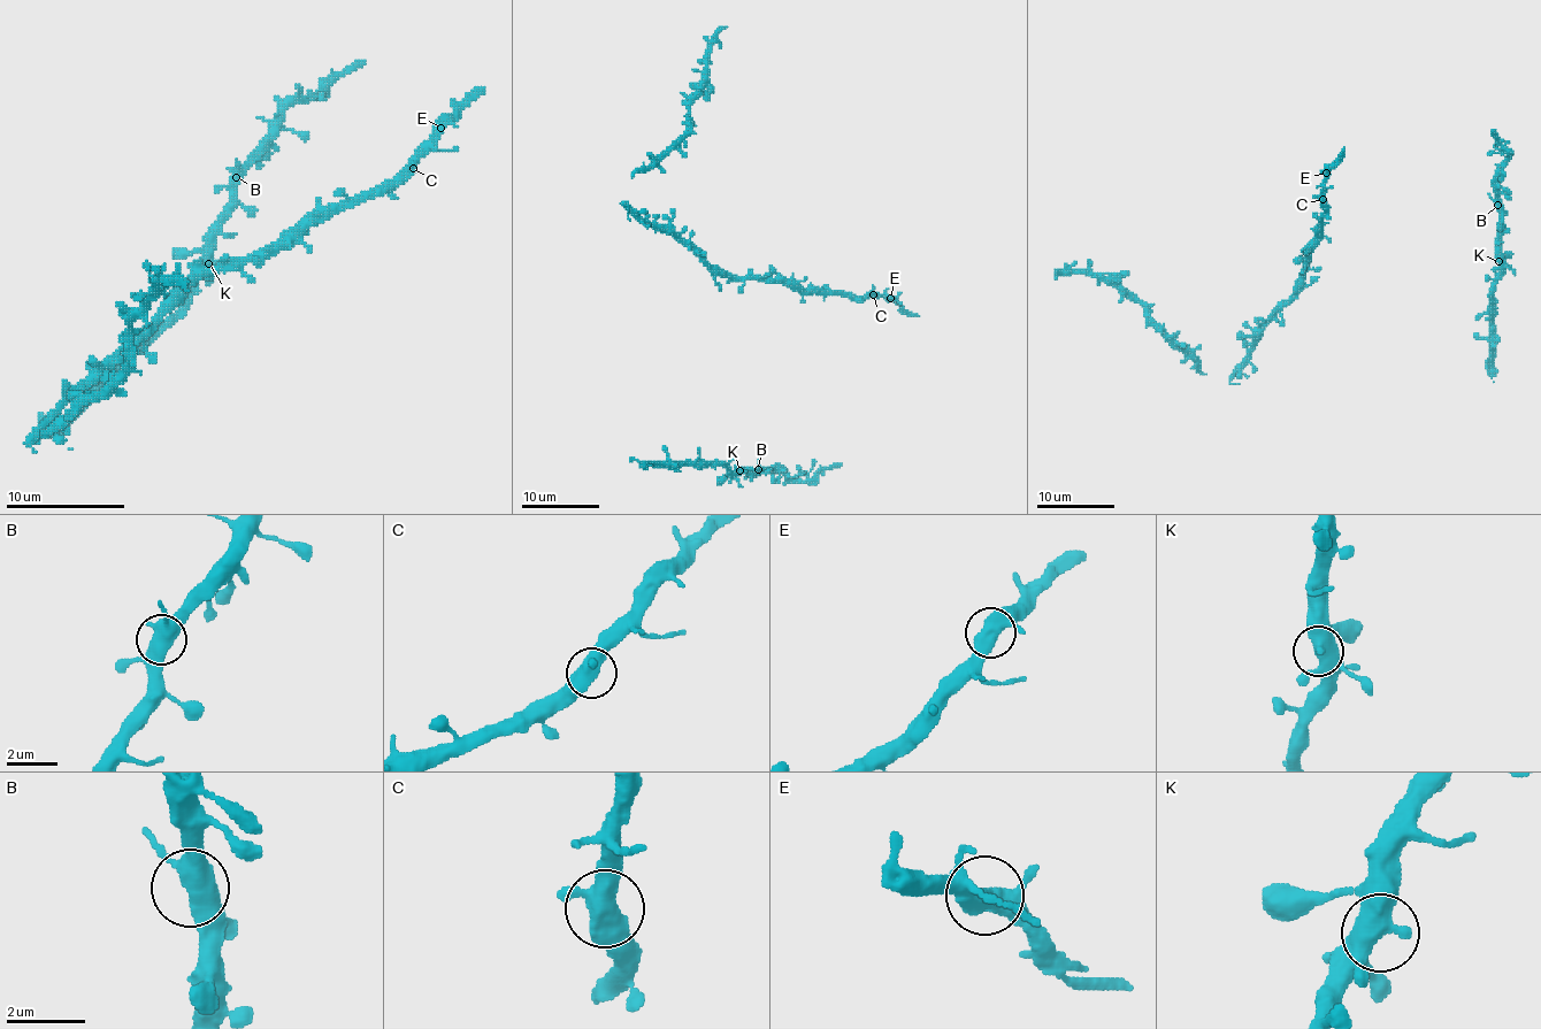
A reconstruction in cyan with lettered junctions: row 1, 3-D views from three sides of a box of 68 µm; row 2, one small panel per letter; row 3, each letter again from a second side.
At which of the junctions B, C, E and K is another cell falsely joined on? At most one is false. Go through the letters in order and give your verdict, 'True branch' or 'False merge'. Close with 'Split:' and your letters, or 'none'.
B: True branch
C: True branch
E: True branch
K: True branch
Split: none

